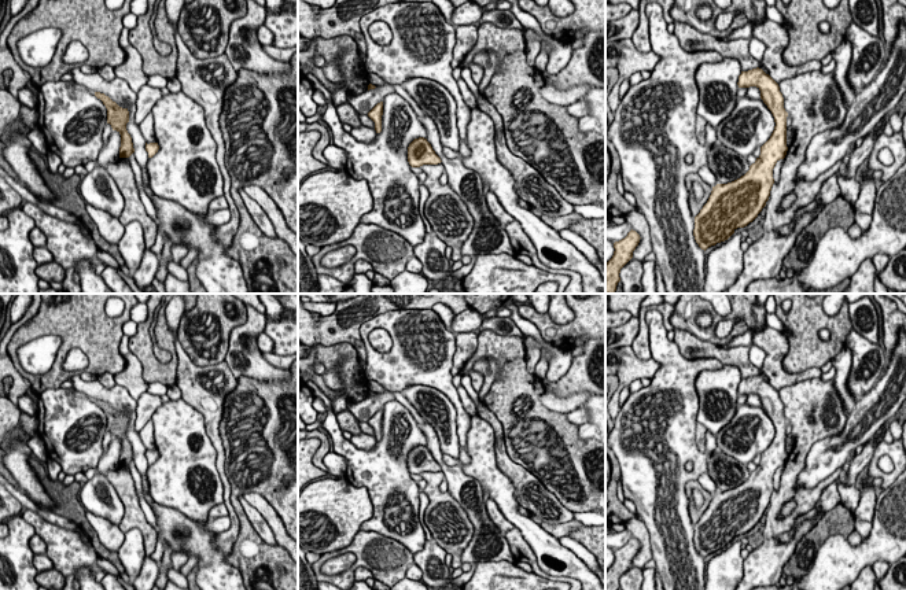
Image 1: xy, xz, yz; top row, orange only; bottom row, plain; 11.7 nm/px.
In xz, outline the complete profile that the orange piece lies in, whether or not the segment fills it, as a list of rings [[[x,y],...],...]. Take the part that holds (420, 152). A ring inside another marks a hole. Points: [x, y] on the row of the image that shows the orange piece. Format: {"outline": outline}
{"outline": [[[419,137],[408,147],[408,162],[412,167],[420,167],[423,165],[438,165],[442,161],[435,154],[427,139]]]}

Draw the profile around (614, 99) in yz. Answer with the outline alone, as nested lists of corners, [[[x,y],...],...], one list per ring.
[[[631,38],[605,44],[605,66],[615,67],[619,71],[619,78],[608,96],[608,106],[612,113],[618,110],[620,103],[619,89],[622,82],[629,80],[634,73],[652,73],[659,60],[660,58],[653,51],[647,54],[640,52]]]

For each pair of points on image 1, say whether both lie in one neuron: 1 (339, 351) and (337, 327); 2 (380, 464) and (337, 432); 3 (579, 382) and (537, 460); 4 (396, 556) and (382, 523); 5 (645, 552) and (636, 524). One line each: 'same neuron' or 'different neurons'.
1: different neurons
2: same neuron
3: different neurons
4: different neurons
5: same neuron

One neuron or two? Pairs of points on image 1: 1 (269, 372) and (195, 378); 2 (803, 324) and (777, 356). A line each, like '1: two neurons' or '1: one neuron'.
1: one neuron
2: two neurons

